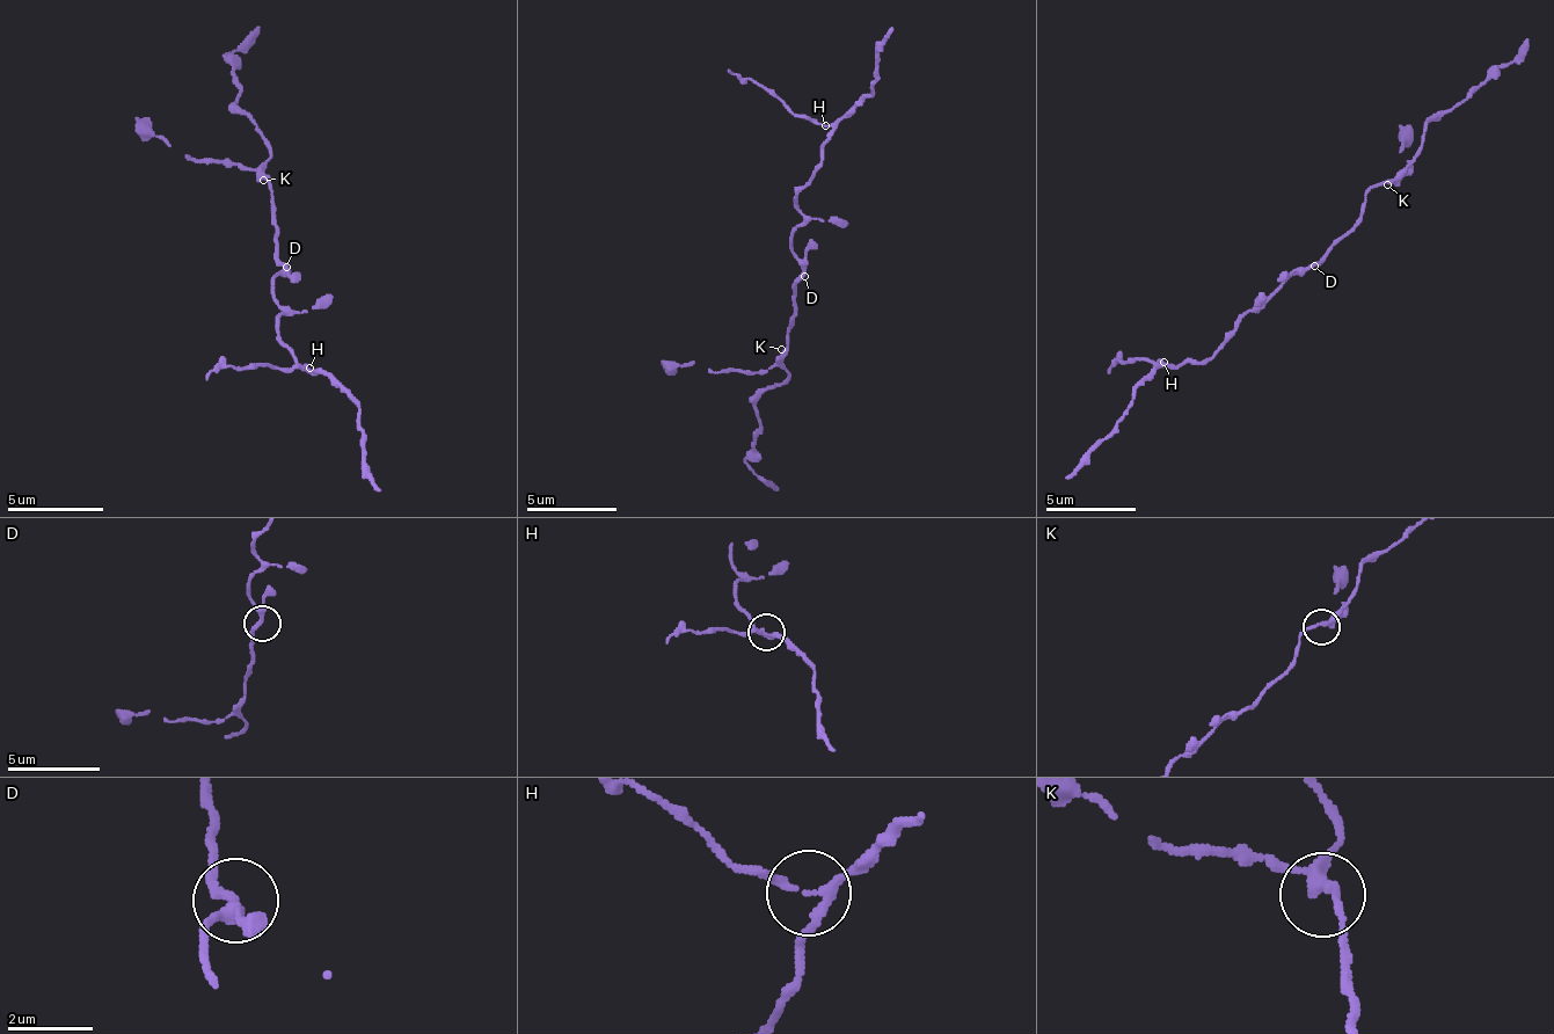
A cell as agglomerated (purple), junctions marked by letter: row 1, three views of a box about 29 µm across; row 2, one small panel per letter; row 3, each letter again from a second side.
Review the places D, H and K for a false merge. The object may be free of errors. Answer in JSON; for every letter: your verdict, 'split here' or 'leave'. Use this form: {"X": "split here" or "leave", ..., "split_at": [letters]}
{"D": "leave", "H": "split here", "K": "leave", "split_at": ["H"]}

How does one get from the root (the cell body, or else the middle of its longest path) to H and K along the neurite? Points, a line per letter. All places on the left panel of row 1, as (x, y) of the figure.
H: (282, 271), (272, 281), (272, 295), (286, 310), (277, 319), (277, 339), (301, 366), (311, 371), (311, 366)
K: (282, 271), (282, 262), (277, 256), (272, 190), (268, 180), (263, 180)

